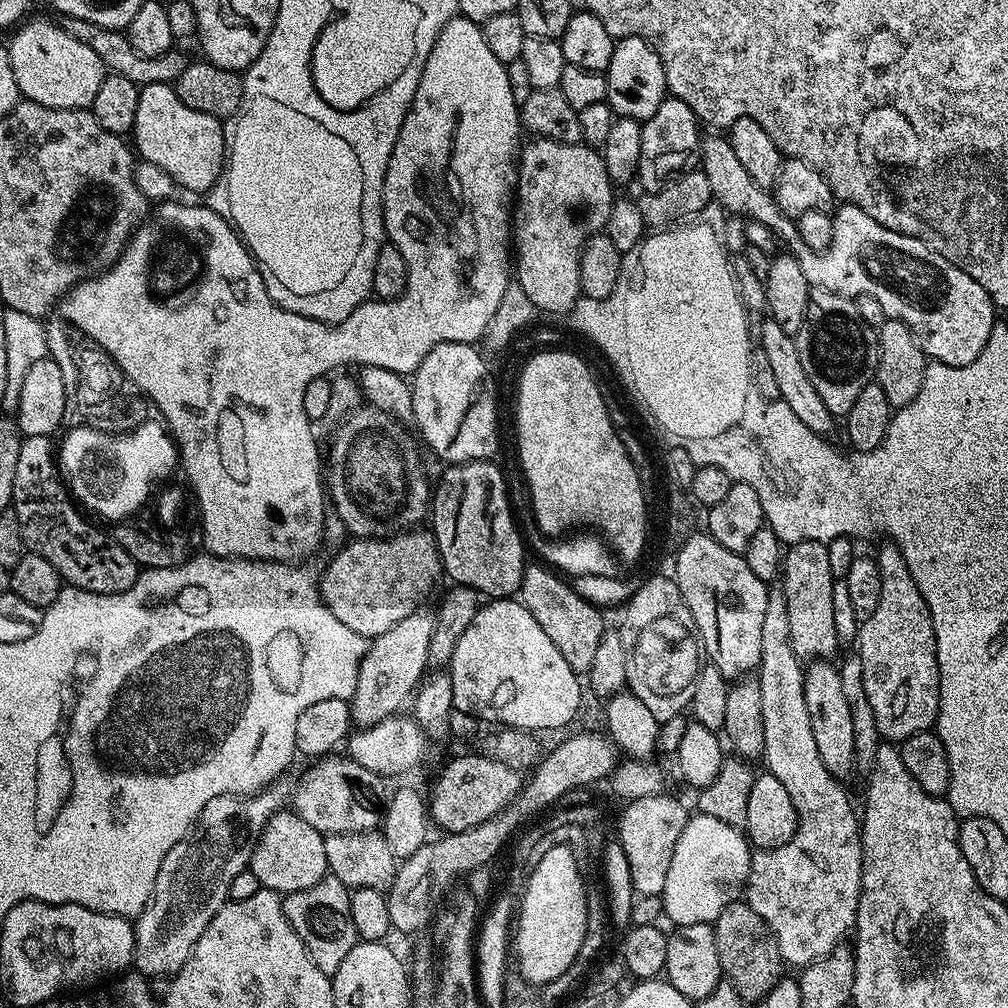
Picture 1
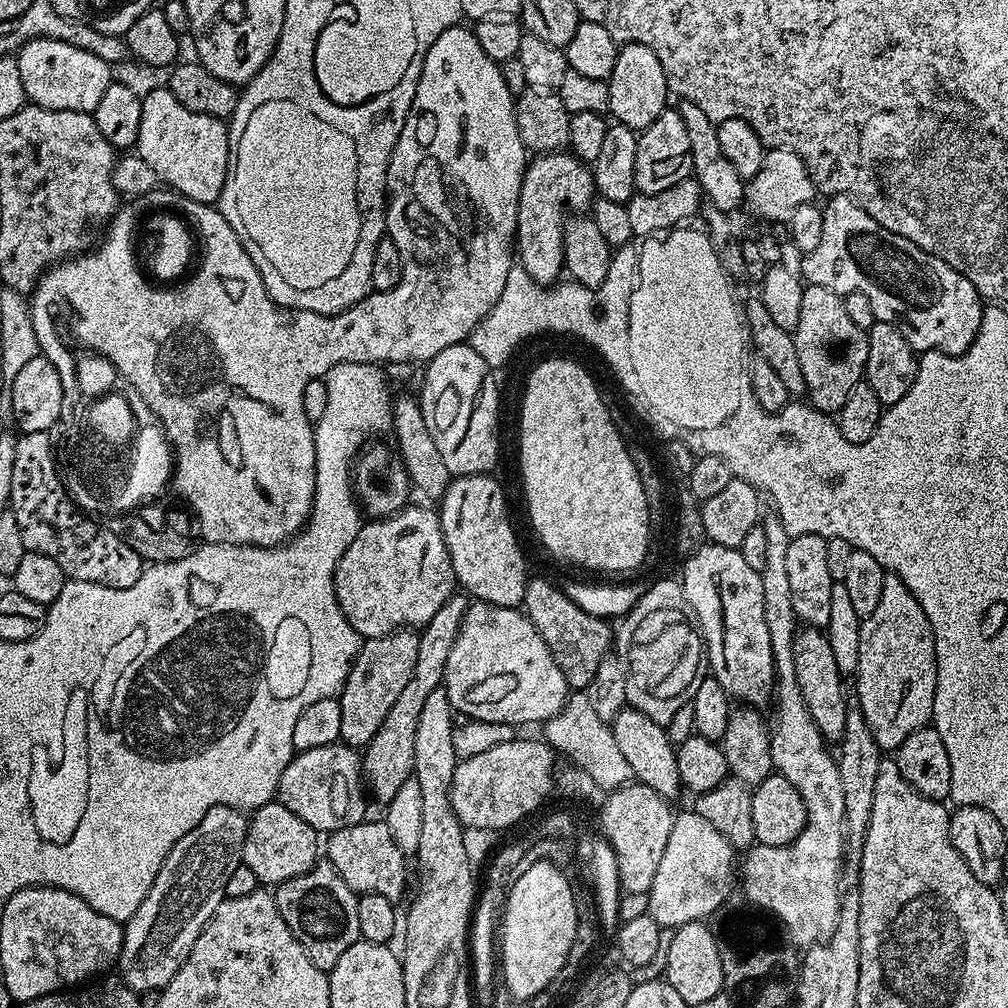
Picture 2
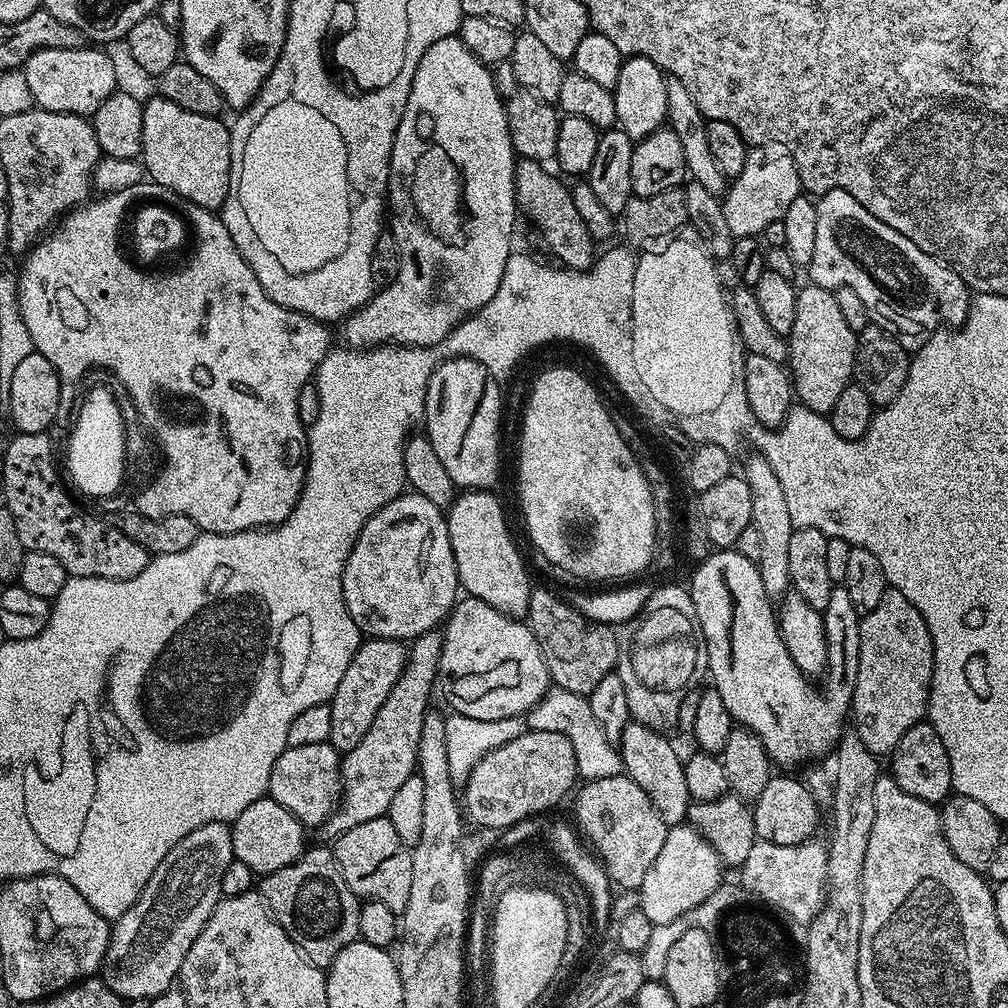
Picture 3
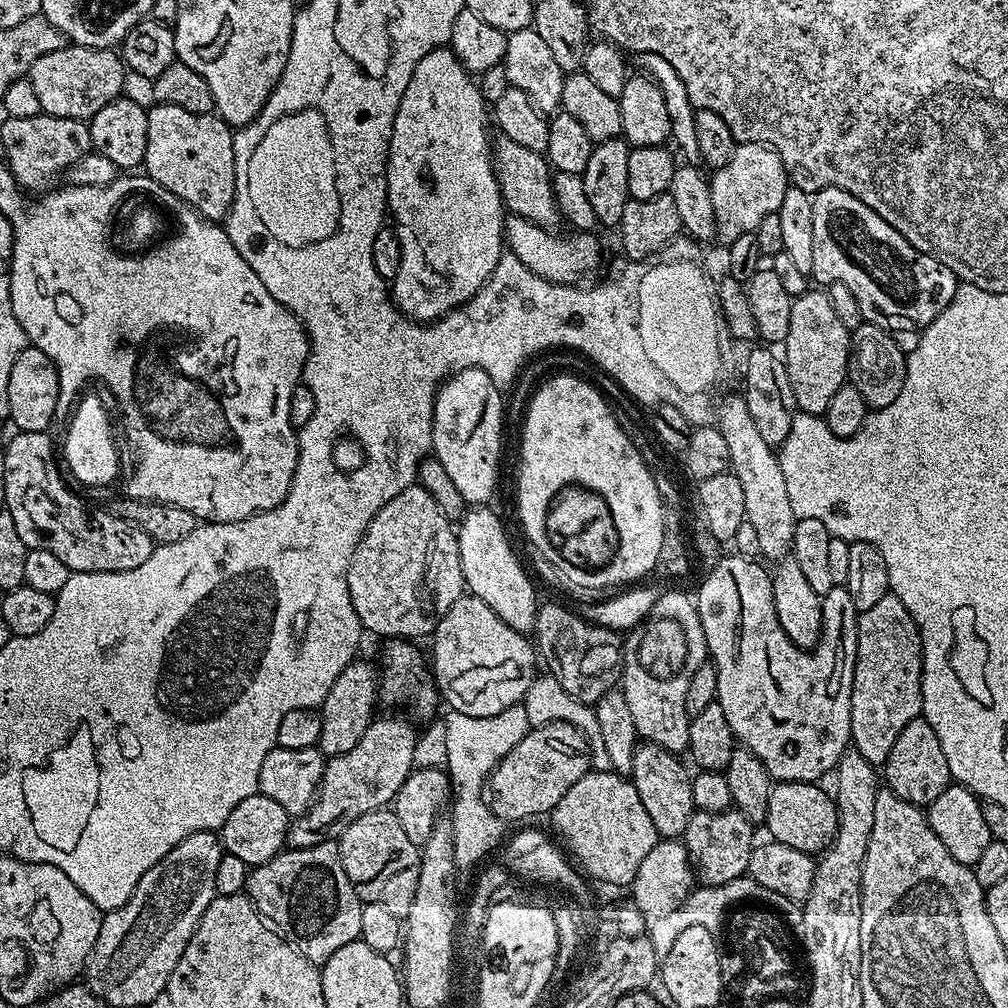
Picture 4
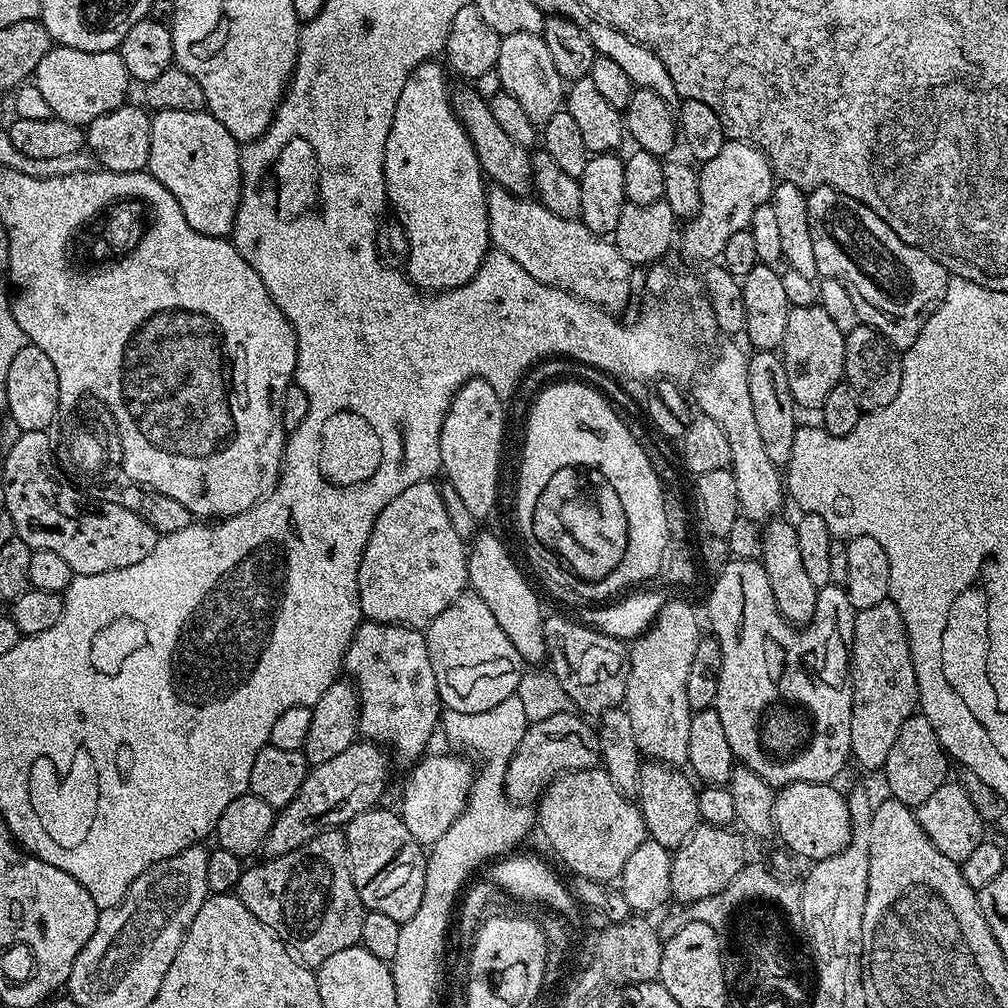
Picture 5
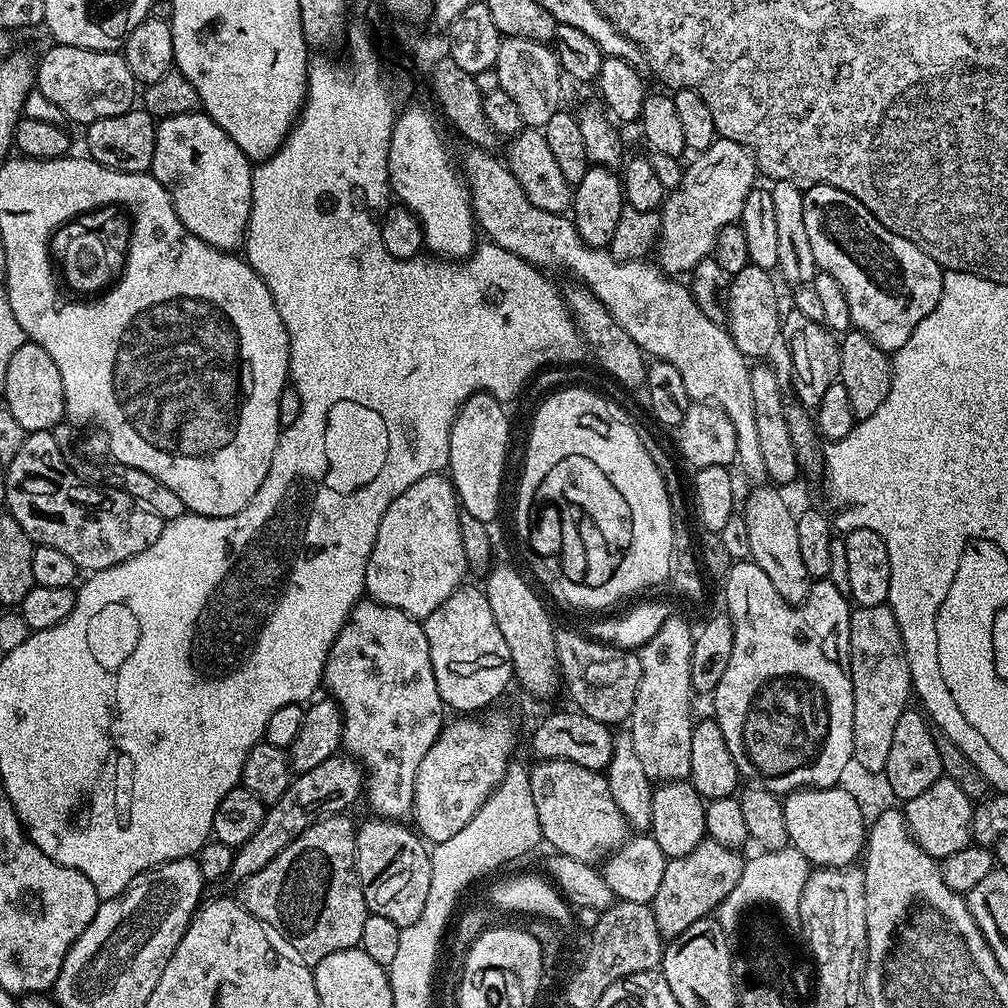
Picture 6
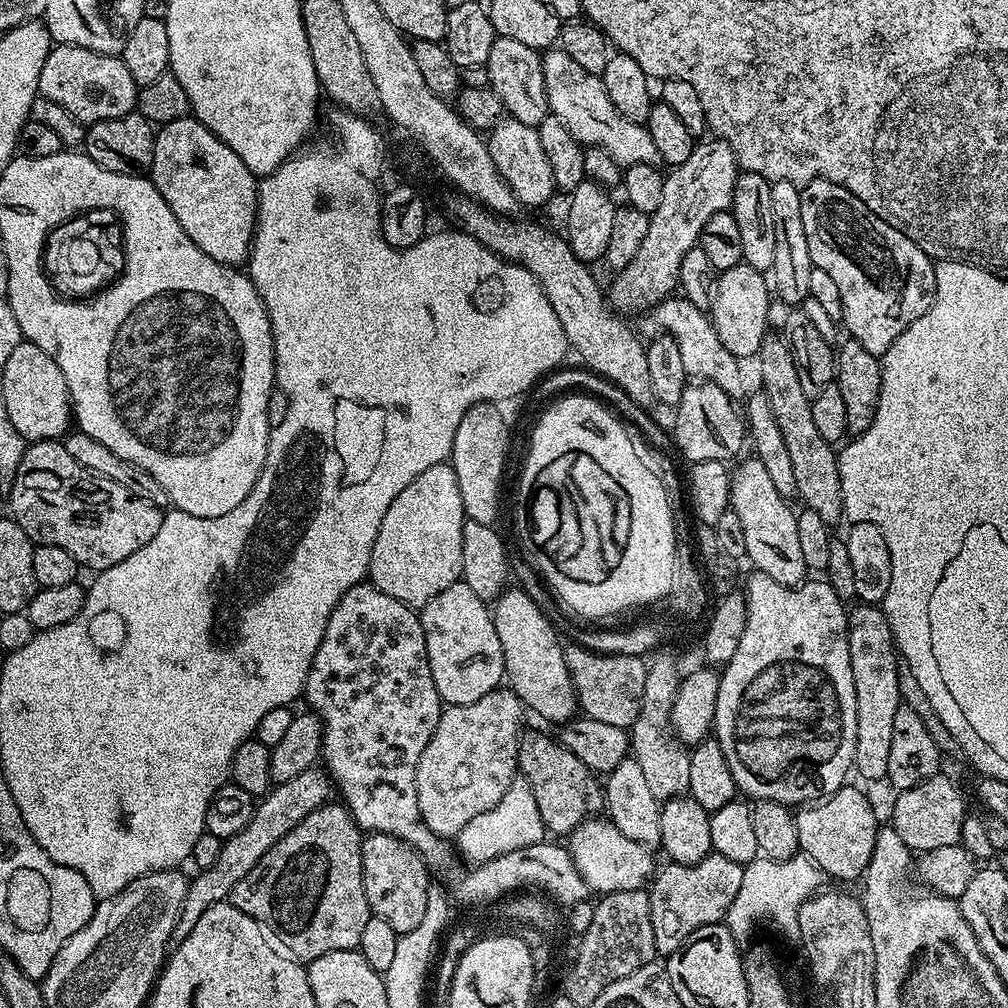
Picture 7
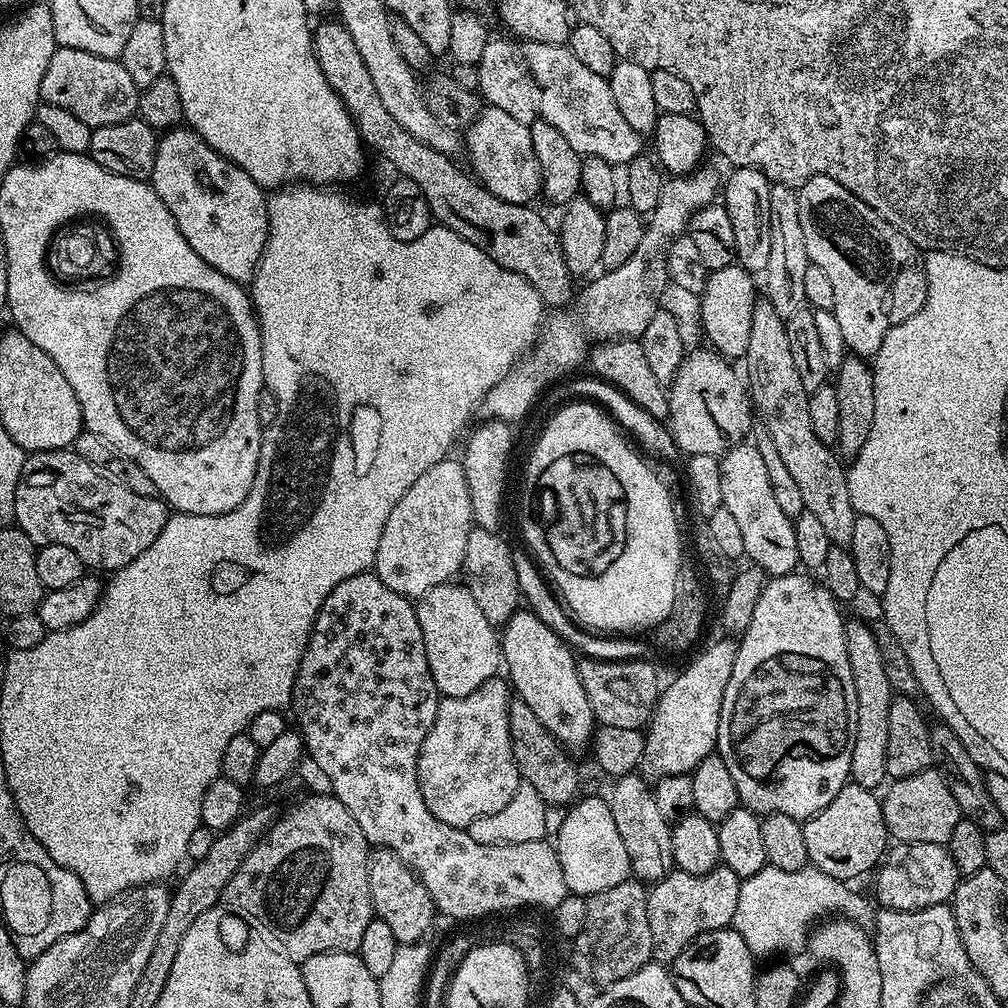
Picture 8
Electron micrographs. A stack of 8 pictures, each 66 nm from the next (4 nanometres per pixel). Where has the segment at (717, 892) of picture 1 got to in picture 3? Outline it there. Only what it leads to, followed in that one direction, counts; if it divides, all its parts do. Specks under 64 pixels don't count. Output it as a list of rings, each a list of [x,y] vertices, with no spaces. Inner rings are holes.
[[[674,824],[670,830],[668,840],[662,842],[662,854],[654,866],[646,870],[646,878],[642,878],[642,888],[639,889],[642,909],[653,925],[672,922],[674,918],[694,910],[694,906],[706,902],[706,898],[721,886],[721,881],[716,880],[716,864],[721,861],[720,855],[700,839],[691,824]]]

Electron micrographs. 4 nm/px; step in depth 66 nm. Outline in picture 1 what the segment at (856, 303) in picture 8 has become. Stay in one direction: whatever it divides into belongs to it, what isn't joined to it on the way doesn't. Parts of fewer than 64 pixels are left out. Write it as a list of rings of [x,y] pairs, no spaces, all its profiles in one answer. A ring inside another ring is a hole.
[[[844,202],[839,207],[837,212],[831,213],[830,246],[826,246],[826,250],[821,252],[808,252],[799,257],[802,274],[806,274],[808,285],[812,288],[825,288],[849,298],[870,294],[873,298],[878,298],[887,319],[906,322],[925,357],[946,366],[970,366],[970,362],[974,362],[974,358],[982,354],[998,323],[998,309],[990,294],[986,294],[986,290],[978,286],[978,282],[974,282],[970,274],[958,270],[958,266],[946,262],[946,258],[942,258],[937,252],[931,252],[918,238],[910,238],[874,222],[874,218],[870,218],[870,214],[866,214],[866,210],[862,210],[857,204]]]

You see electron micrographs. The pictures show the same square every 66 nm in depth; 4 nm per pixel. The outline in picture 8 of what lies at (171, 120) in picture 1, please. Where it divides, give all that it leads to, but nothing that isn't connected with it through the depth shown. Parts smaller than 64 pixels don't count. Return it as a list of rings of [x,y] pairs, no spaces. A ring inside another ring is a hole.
[[[177,126],[167,129],[157,139],[150,183],[158,198],[162,198],[166,210],[174,214],[174,222],[178,222],[178,230],[182,230],[182,238],[190,242],[191,248],[198,253],[198,258],[210,262],[210,266],[214,266],[218,274],[226,274],[226,278],[241,282],[251,281],[266,248],[269,197],[265,189],[254,182],[250,174],[246,174],[246,170],[214,151],[191,128]]]

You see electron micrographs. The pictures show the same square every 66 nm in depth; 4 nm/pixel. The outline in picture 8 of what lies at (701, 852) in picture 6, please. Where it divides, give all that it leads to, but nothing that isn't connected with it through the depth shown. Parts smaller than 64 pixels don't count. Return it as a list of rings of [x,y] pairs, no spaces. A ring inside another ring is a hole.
[[[718,866],[706,874],[686,874],[679,870],[673,870],[661,880],[655,881],[648,888],[646,898],[646,918],[650,918],[650,942],[652,954],[657,961],[671,962],[698,938],[698,934],[706,934],[710,930],[729,927],[734,918],[734,910],[738,910],[738,890],[740,889],[740,876],[734,874],[734,870]]]

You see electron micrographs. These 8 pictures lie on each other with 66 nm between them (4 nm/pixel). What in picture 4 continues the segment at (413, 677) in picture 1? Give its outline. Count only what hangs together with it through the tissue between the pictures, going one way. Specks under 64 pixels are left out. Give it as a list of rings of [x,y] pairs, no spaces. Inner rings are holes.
[[[357,658],[346,666],[346,670],[342,670],[342,674],[338,674],[334,686],[330,686],[330,694],[326,694],[324,703],[318,709],[322,718],[322,734],[318,745],[320,753],[331,758],[346,754],[346,750],[354,750],[377,715],[376,704],[378,705],[377,669],[372,669],[363,658]]]

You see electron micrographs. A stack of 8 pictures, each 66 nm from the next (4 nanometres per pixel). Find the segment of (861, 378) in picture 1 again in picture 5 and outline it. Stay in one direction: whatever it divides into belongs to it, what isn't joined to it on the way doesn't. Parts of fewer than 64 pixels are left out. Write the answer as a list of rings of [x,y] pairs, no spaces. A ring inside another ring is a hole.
[[[819,303],[801,308],[789,307],[786,318],[786,334],[782,345],[782,359],[786,366],[786,378],[790,382],[790,394],[797,409],[818,410],[826,402],[826,394],[844,378],[844,359],[846,346],[845,332],[831,320]]]

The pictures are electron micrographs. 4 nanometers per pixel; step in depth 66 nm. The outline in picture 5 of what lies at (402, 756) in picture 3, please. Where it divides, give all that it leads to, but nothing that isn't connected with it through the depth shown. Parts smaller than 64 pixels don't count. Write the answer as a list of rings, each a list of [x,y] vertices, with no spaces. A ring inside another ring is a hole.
[[[357,742],[342,750],[342,754],[330,758],[330,762],[315,765],[295,798],[273,815],[270,834],[266,834],[262,849],[263,855],[271,858],[290,854],[290,850],[298,850],[298,846],[318,833],[346,826],[358,814],[377,807],[388,788],[387,755],[389,753],[381,745]]]

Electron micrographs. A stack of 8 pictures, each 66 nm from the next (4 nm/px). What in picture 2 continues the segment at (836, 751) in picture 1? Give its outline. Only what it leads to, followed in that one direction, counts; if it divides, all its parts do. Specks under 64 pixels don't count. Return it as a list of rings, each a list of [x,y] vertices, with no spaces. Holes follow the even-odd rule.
[[[804,626],[794,637],[794,674],[802,690],[802,698],[808,707],[814,726],[823,734],[825,741],[836,742],[844,735],[846,710],[849,708],[844,692],[845,677],[838,670],[838,658],[832,649],[827,631]]]

